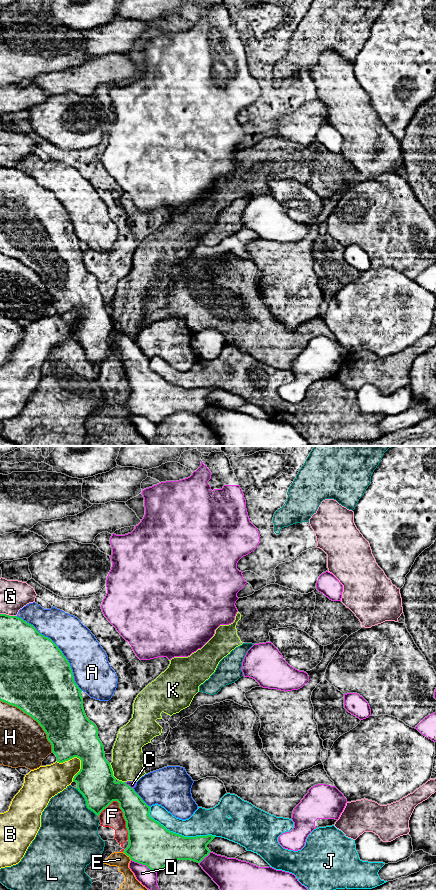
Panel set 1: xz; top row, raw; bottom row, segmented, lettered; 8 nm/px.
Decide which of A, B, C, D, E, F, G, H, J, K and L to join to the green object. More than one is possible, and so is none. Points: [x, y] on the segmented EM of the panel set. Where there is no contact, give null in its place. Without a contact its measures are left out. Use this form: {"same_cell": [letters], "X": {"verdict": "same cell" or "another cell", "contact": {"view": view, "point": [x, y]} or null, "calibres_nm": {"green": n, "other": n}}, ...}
{"same_cell": [], "A": {"verdict": "another cell", "contact": {"view": "xz", "point": [58, 648]}, "calibres_nm": {"green": 500, "other": 300}}, "B": {"verdict": "another cell", "contact": {"view": "xz", "point": [79, 758]}, "calibres_nm": {"green": 360, "other": 220}}, "C": {"verdict": "another cell", "contact": {"view": "xz", "point": [128, 785]}, "calibres_nm": {"green": 300, "other": 50}}, "D": {"verdict": "another cell", "contact": {"view": "xz", "point": [144, 864]}, "calibres_nm": {"green": 360, "other": 140}}, "E": {"verdict": "another cell", "contact": {"view": "xz", "point": [127, 855]}, "calibres_nm": {"green": 360, "other": 120}}, "F": {"verdict": "another cell", "contact": {"view": "xz", "point": [124, 818]}, "calibres_nm": {"green": 300, "other": 170}}, "G": {"verdict": "another cell", "contact": {"view": "xz", "point": [8, 615]}, "calibres_nm": {"green": 340, "other": 240}}, "H": {"verdict": "another cell", "contact": {"view": "xz", "point": [34, 719]}, "calibres_nm": {"green": 480, "other": 380}}, "J": {"verdict": "another cell", "contact": {"view": "xz", "point": [178, 834]}, "calibres_nm": {"green": 360, "other": 220}}, "K": {"verdict": "another cell", "contact": {"view": "xz", "point": [112, 775]}, "calibres_nm": {"green": 300, "other": 260}}, "L": {"verdict": "another cell", "contact": {"view": "xz", "point": [86, 803]}, "calibres_nm": {"green": 300, "other": 460}}}

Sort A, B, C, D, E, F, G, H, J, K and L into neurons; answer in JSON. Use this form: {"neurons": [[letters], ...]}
{"neurons": [["A"], ["B"], ["C", "E", "F", "K"], ["D"], ["G"], ["H"], ["J"], ["L"]]}

